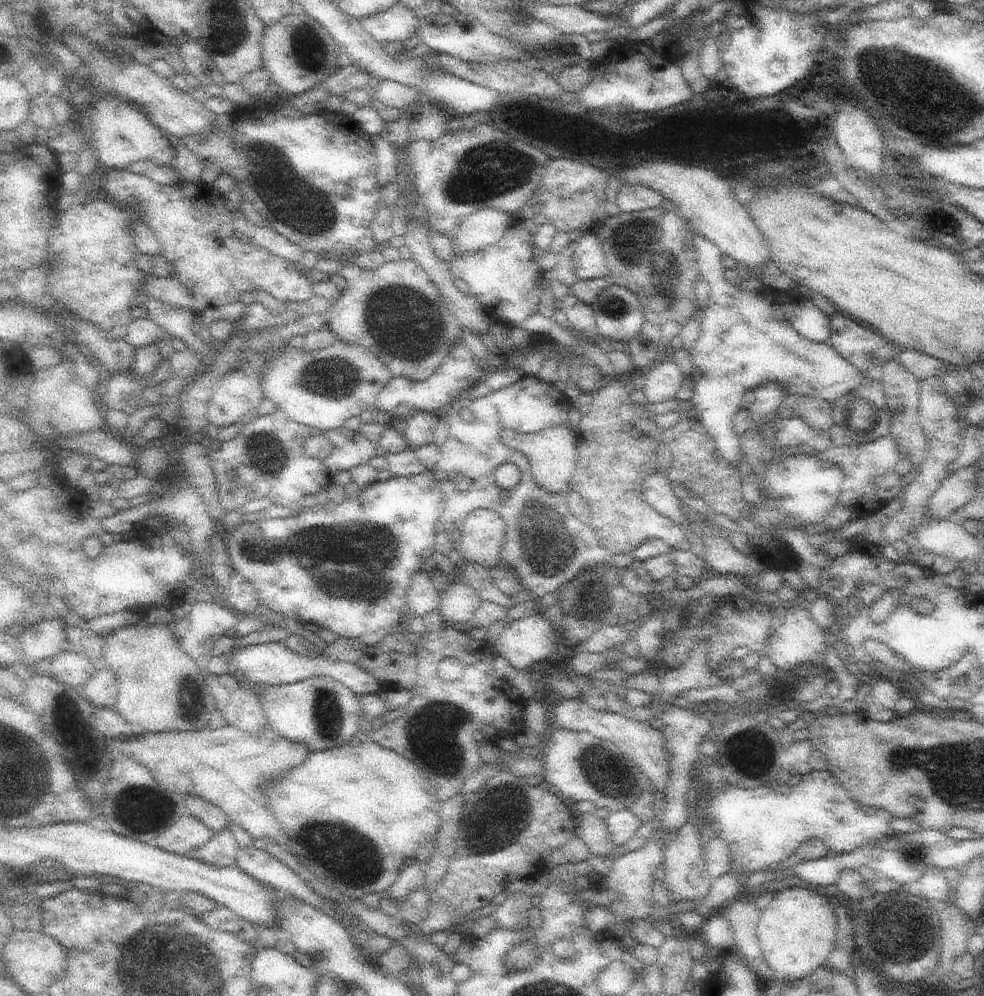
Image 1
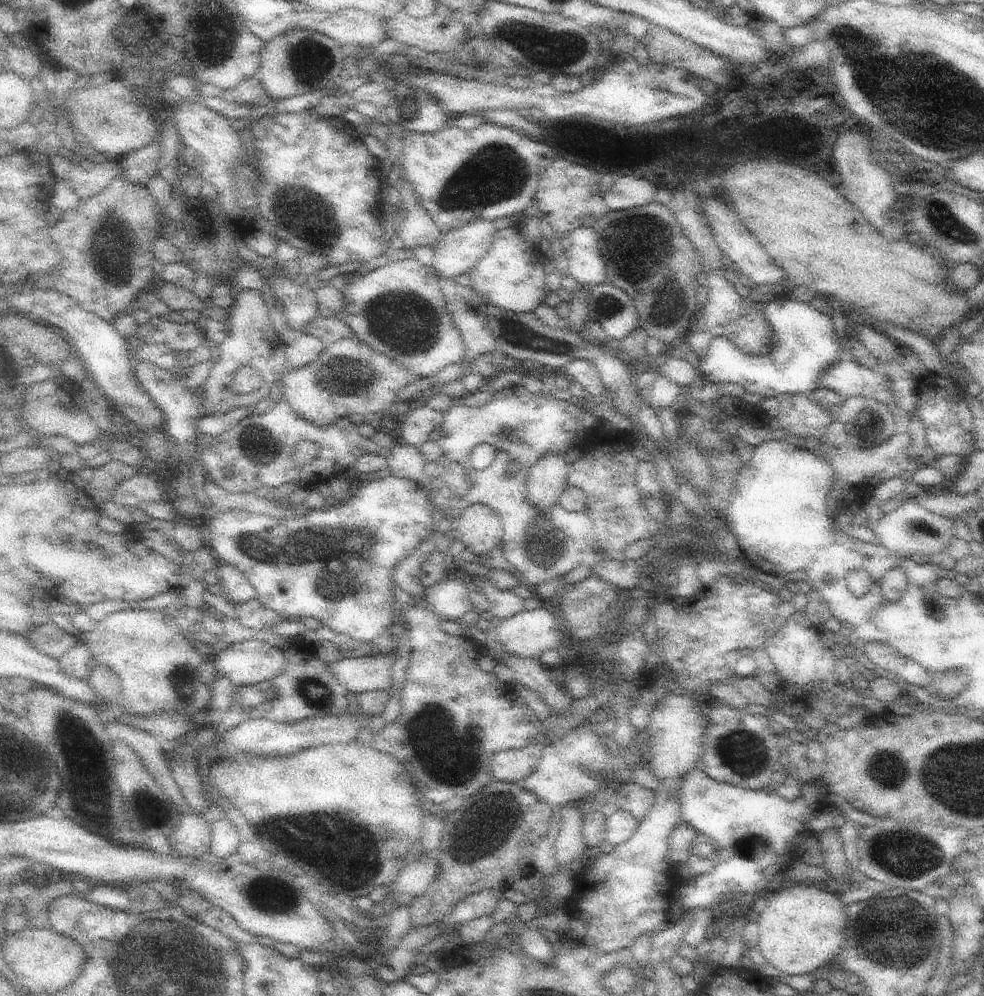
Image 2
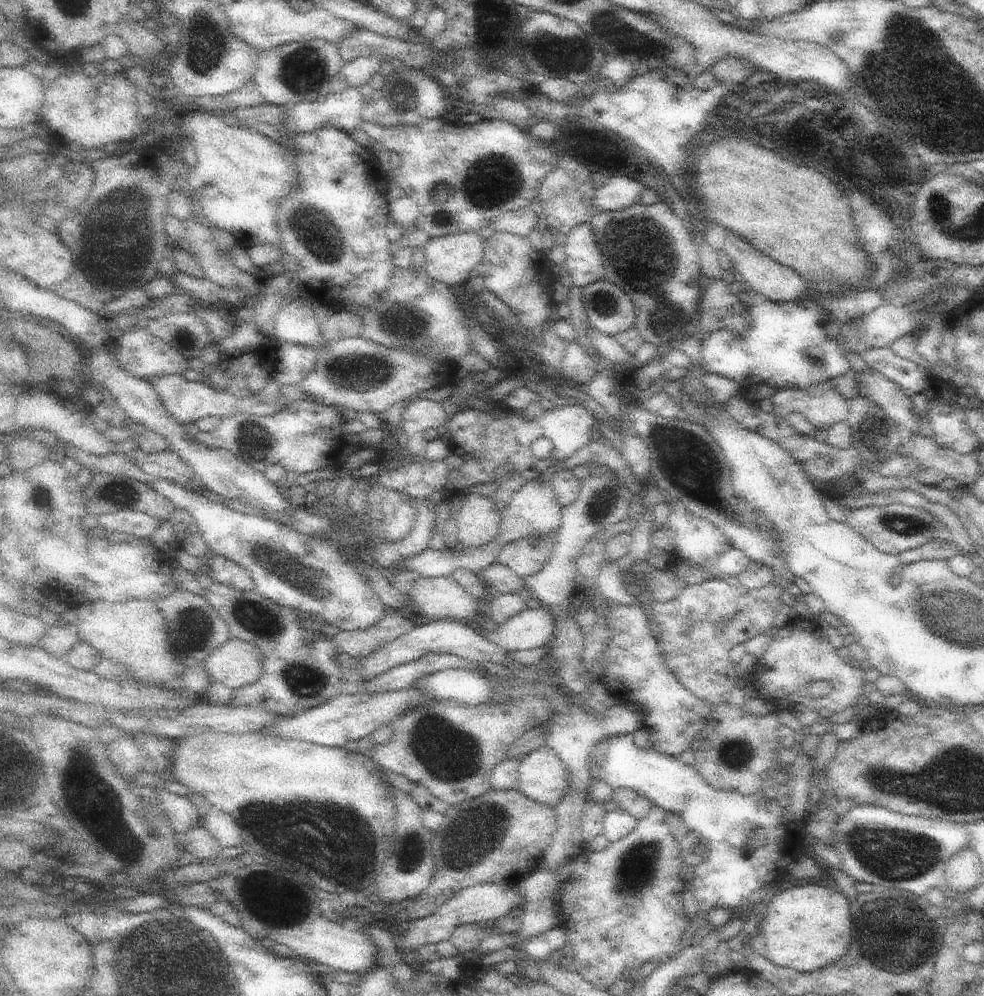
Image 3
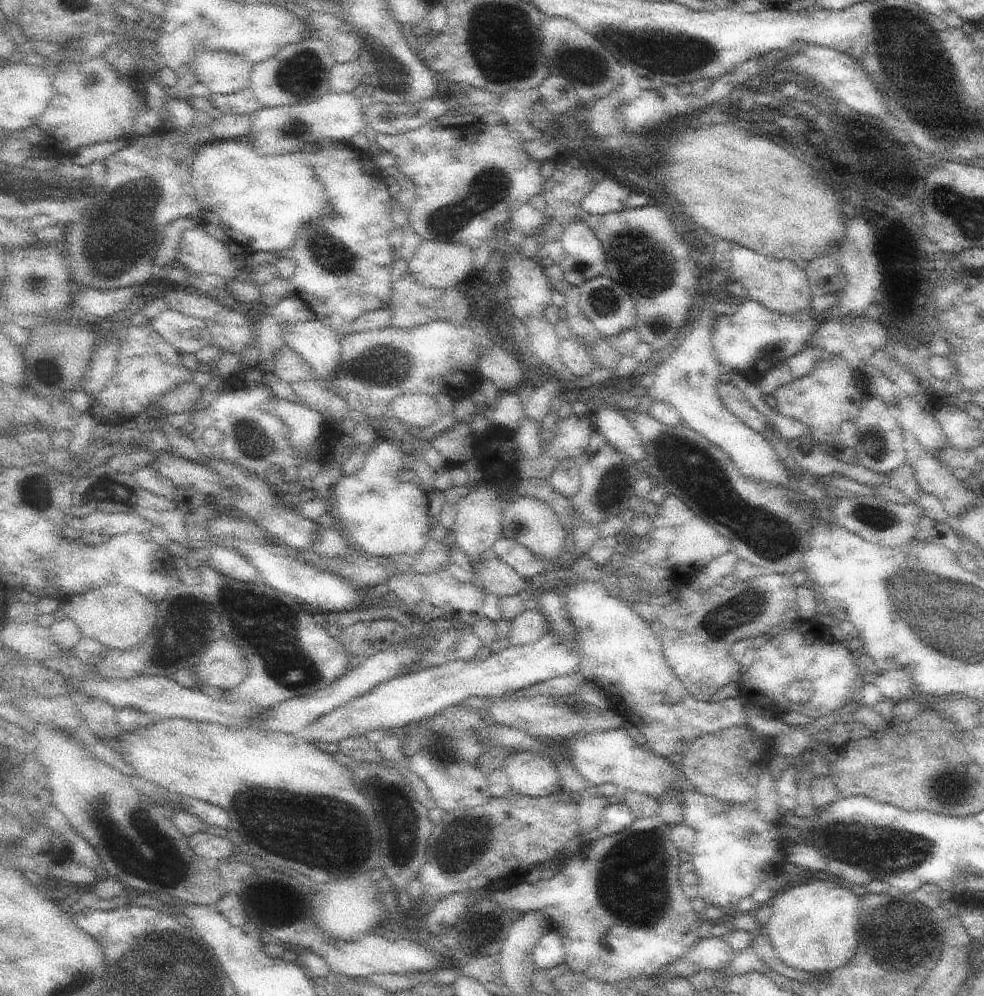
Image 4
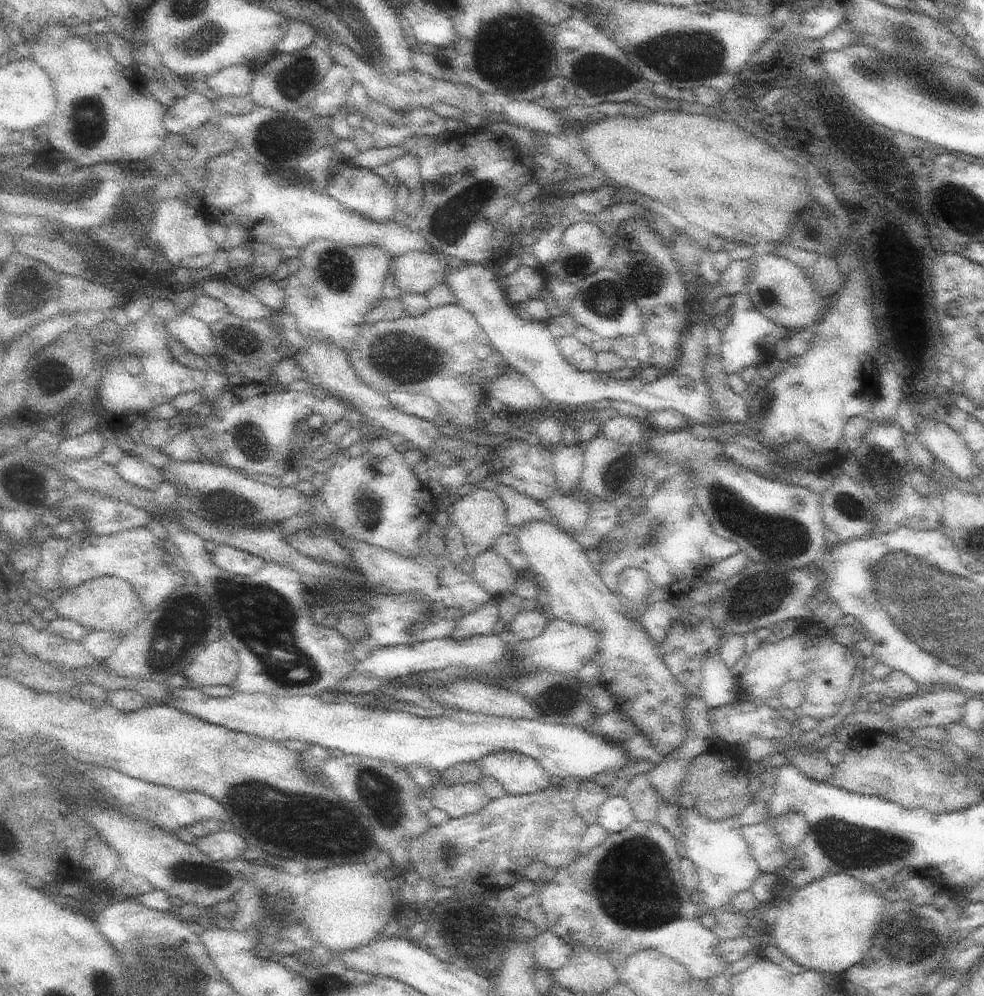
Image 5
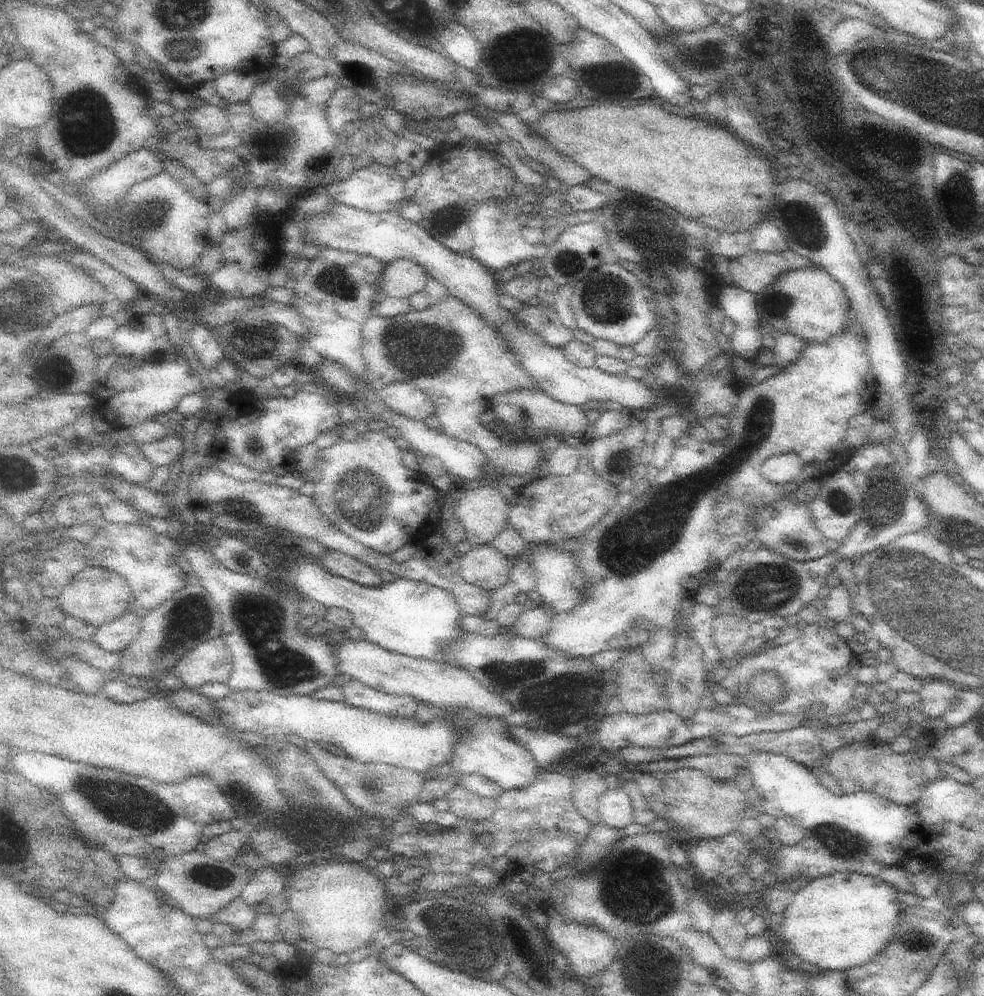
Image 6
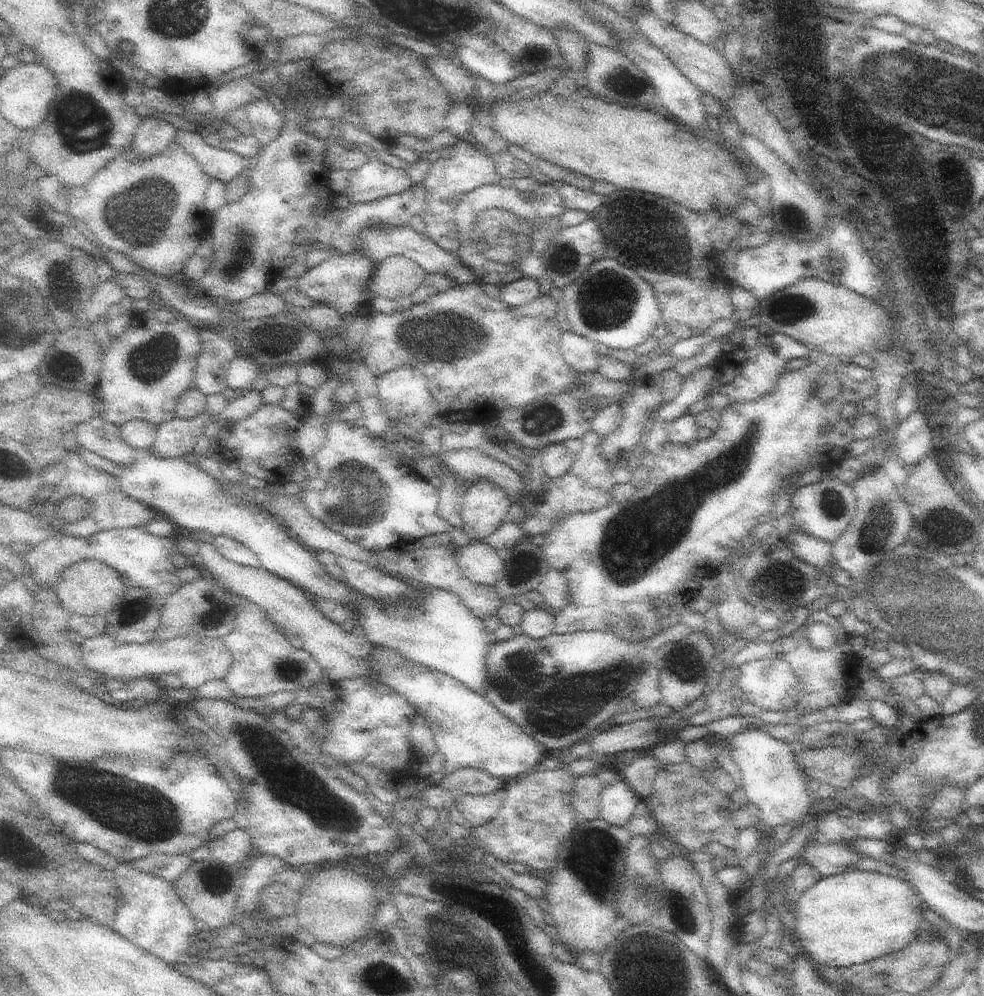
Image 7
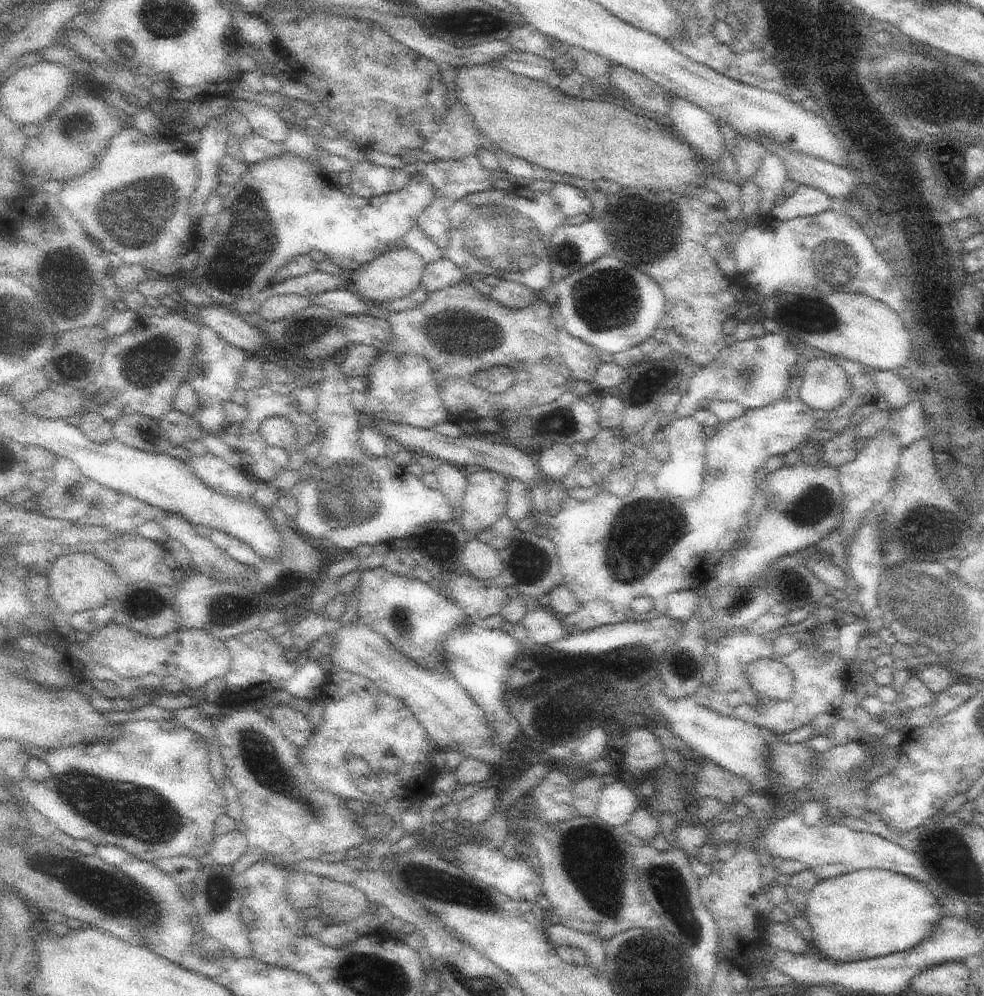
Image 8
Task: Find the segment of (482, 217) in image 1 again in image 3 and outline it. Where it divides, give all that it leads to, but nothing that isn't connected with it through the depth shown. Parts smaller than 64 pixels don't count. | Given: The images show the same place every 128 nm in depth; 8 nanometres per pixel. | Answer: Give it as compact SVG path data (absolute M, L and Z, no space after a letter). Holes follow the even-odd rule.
M480 231L432 237L424 250L426 256L424 268L434 280L443 282L450 288L453 286L460 288L466 285L468 274L472 270L478 270L481 265L485 253L485 242L486 239Z

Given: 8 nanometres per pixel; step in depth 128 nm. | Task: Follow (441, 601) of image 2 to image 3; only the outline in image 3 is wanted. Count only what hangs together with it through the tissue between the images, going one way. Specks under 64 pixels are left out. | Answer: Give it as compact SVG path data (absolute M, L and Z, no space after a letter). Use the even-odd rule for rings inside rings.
M420 577L415 581L414 586L408 587L406 594L410 602L414 604L416 613L426 618L438 618L441 621L462 621L475 620L482 616L477 612L478 601L458 584L454 577Z

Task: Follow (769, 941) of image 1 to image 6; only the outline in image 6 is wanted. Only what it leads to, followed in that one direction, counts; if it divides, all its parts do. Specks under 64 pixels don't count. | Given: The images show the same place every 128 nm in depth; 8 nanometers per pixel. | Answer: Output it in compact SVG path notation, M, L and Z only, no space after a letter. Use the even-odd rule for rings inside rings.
M836 871L808 881L794 896L783 912L778 932L785 940L788 952L801 960L816 964L821 970L846 972L872 960L892 940L903 906L897 899L899 891L882 877L873 877L854 871Z

